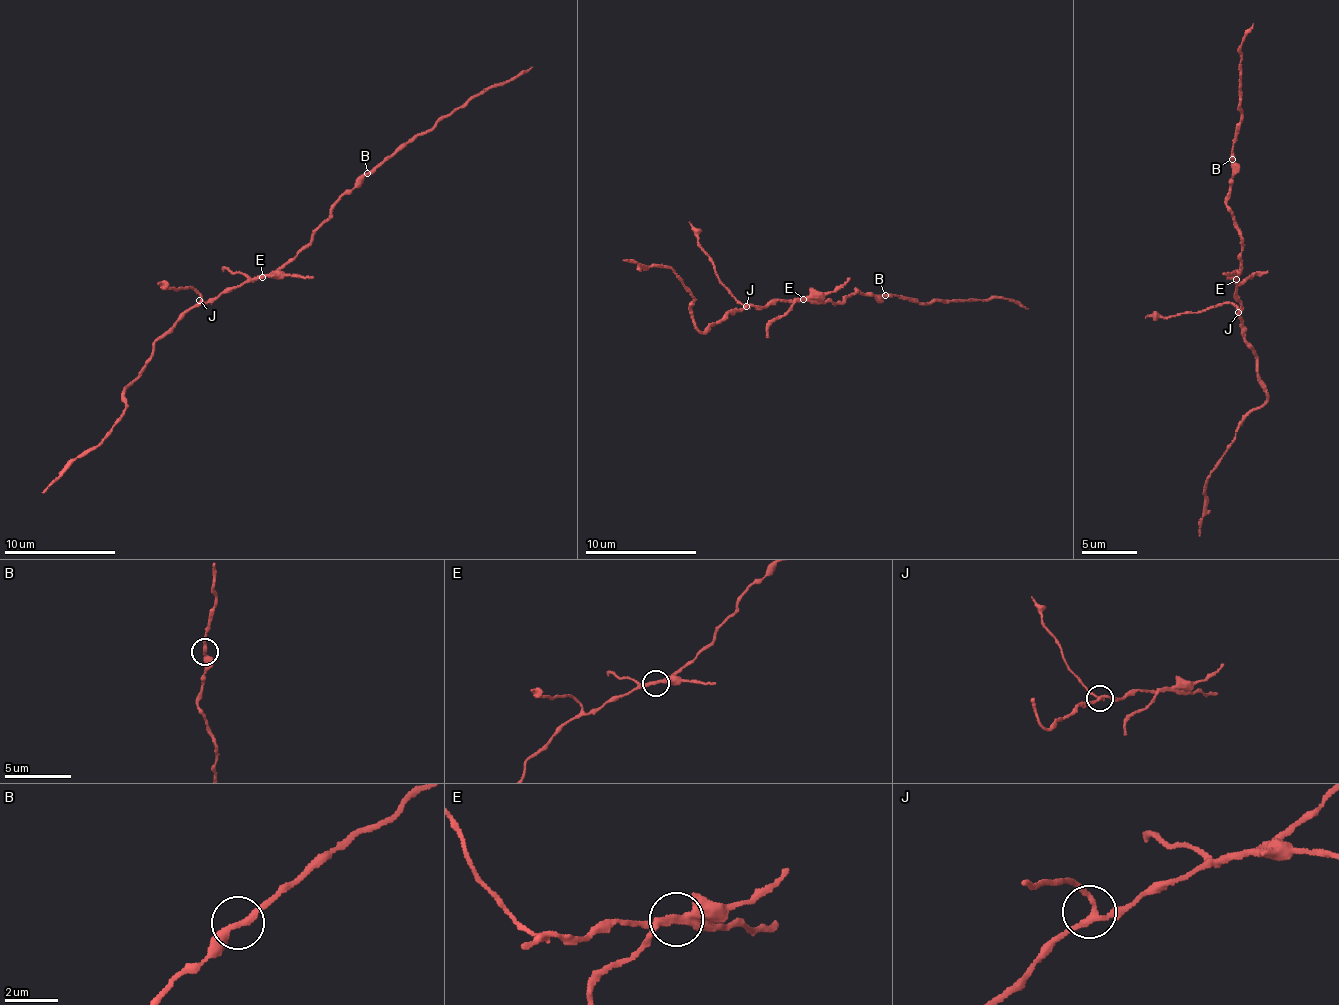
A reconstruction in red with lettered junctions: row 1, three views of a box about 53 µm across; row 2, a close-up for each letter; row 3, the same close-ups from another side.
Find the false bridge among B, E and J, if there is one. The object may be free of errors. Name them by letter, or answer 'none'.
E

